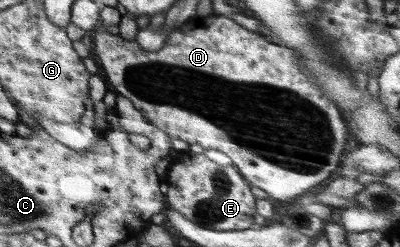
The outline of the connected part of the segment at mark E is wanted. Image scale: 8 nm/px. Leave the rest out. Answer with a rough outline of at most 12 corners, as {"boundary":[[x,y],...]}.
{"boundary":[[187,151],[170,165],[171,209],[211,230],[253,224],[233,165]]}

